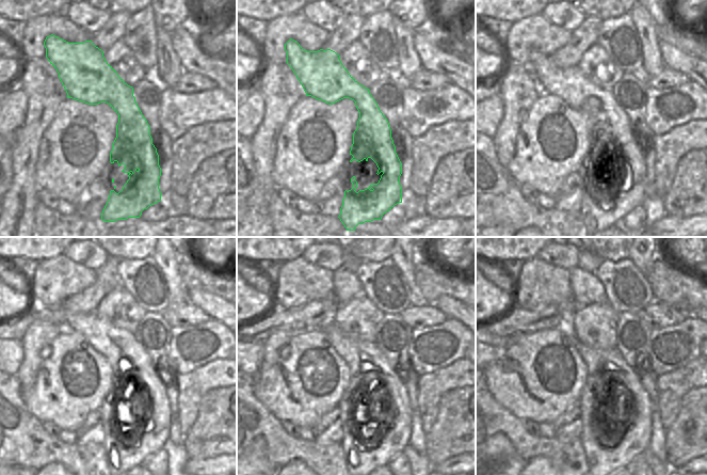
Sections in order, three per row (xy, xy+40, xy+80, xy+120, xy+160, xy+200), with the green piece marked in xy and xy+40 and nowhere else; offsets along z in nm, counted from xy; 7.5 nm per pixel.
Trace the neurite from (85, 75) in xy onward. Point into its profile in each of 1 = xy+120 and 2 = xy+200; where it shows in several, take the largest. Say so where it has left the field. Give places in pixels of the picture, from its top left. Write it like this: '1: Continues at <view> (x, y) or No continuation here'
1: Continues at xy+120 (131, 365)
2: Continues at xy+200 (605, 367)

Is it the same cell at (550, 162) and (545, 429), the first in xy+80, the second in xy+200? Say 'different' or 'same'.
different

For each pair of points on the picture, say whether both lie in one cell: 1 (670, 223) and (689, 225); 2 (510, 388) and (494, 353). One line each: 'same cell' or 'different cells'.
1: same cell
2: different cells

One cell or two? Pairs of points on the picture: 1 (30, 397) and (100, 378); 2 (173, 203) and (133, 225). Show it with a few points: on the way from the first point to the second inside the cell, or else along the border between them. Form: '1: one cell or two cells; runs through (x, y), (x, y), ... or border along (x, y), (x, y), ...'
1: one cell; runs through (48, 397), (62, 393), (74, 381), (83, 381)
2: two cells; border along (186, 215), (173, 215), (167, 218)

